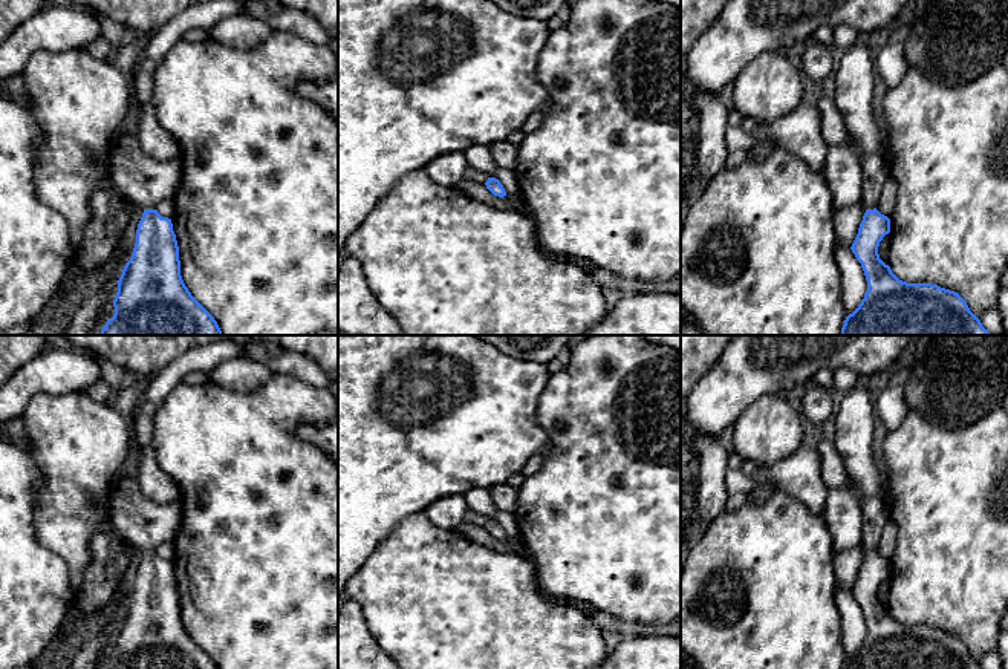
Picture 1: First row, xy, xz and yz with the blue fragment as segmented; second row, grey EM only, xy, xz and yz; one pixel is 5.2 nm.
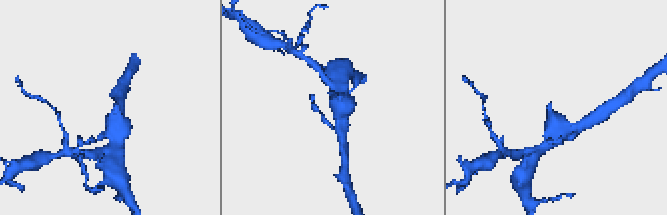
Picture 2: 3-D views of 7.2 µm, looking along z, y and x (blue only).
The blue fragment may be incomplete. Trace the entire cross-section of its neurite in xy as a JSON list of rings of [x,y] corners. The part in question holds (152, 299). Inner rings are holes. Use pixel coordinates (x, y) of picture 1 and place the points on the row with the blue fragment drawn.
[[[124,130],[110,148],[110,176],[118,194],[136,201],[144,213],[132,257],[116,282],[115,314],[99,335],[223,335],[214,317],[185,286],[171,219],[158,213],[159,202],[173,197],[180,184],[179,159],[161,162],[150,158],[141,148],[138,136]]]

